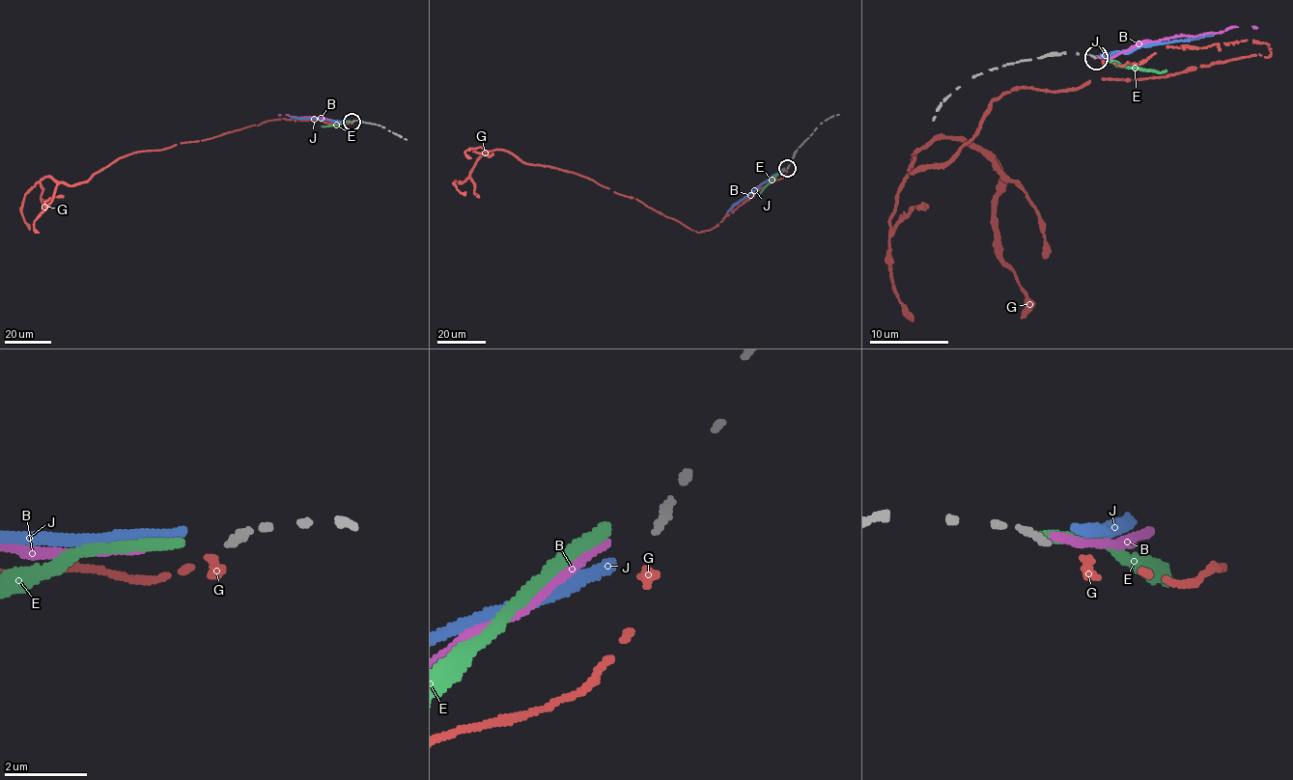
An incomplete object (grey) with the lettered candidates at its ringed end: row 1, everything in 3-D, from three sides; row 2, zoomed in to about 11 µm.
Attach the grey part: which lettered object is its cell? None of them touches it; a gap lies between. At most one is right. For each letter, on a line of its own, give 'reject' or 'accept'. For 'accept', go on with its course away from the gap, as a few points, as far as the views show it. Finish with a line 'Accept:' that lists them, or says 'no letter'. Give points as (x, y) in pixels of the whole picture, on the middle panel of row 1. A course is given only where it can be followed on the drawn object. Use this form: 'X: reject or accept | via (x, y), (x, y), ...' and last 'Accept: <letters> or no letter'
B: reject
E: reject
G: accept | via (787, 171), (699, 232), (593, 181), (524, 163), (501, 150), (487, 151), (465, 181), (455, 181), (465, 192)
J: reject
Accept: G

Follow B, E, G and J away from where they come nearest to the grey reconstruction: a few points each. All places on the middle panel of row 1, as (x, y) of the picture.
B: (784, 169), (737, 203), (716, 225)
E: (784, 169), (758, 193)
G: (787, 171), (699, 232), (593, 181), (524, 163), (501, 150), (487, 151), (465, 181), (455, 181), (465, 192)
J: (785, 170), (772, 175), (727, 210)

